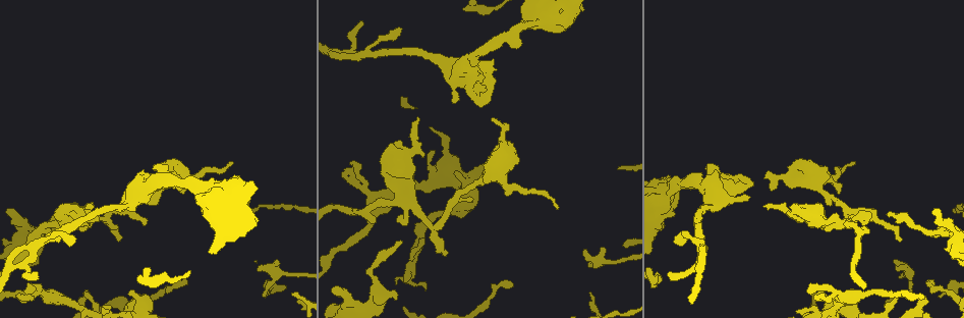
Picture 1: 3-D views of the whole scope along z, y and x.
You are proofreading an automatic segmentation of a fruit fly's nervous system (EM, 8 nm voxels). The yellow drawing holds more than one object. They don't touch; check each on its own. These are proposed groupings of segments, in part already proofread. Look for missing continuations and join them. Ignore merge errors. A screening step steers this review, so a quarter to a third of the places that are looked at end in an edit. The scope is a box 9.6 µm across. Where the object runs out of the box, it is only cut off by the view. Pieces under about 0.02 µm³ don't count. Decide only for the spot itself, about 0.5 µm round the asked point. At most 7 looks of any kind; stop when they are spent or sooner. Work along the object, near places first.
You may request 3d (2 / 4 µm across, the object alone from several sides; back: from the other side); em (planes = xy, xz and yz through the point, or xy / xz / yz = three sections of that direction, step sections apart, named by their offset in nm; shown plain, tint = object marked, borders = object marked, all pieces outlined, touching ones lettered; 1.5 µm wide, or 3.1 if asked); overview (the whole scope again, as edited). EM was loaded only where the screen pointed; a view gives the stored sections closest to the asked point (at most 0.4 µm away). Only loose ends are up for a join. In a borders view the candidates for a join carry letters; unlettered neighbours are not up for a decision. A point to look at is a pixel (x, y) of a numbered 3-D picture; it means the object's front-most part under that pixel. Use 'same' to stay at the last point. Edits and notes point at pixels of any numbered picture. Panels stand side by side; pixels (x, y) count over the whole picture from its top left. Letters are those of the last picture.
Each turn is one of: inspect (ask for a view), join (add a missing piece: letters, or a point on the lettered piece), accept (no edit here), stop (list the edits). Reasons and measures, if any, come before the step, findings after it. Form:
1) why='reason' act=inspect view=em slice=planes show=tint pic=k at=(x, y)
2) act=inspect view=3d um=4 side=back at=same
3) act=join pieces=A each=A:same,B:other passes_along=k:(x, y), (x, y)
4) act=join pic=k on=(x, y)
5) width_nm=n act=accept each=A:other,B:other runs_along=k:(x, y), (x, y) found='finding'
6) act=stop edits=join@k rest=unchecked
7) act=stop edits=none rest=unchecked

why='an open end' act=inspect view=3d um=4 pic=1 at=(277, 260)

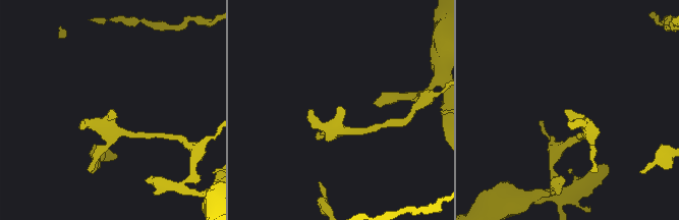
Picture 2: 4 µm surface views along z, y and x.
why='shape alone is not enough' act=inspect view=em slice=xz step=8 show=borders pic=2 at=(114, 110)

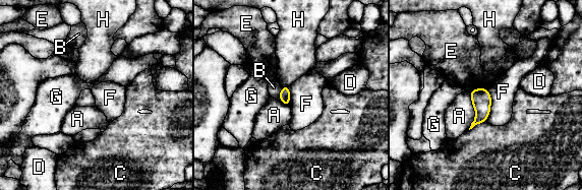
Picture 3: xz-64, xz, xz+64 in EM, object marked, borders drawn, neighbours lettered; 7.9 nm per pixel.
why='cut it another way' act=inspect view=em slice=planes show=borders at=same

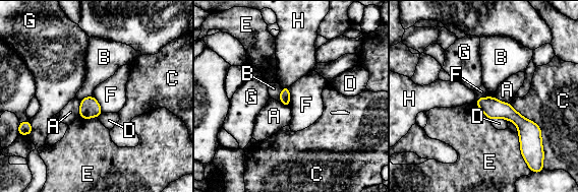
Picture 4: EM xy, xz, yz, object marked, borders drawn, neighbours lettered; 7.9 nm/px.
act=accept each=A:other,B:other,C:other,D:other,E:other,F:other,G:other,H:other found='no lettered piece goes on from it'

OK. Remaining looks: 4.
why='branch stops here' act=inspect view=3d um=4 pic=1 at=(90, 208)

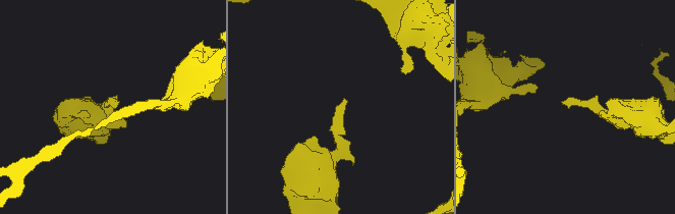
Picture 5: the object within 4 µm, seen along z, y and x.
act=inspect view=em slice=planes show=tint pic=5 at=(115, 105)

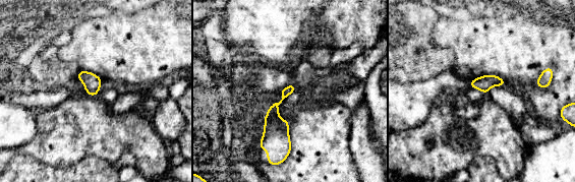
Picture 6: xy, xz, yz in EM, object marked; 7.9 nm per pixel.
act=inspect view=em slice=planes show=borders at=same

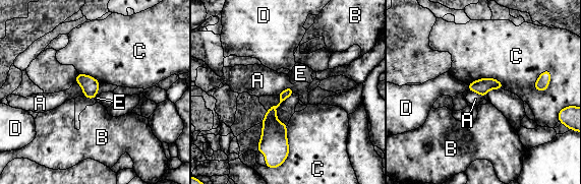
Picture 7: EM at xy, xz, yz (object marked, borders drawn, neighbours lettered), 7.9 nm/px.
act=accept each=A:other,B:other,C:other,D:other,E:other found='no lettered piece goes on from it'

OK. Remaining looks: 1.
why='thin end' act=inspect view=em slice=planes show=borders pic=1 at=(120, 239)

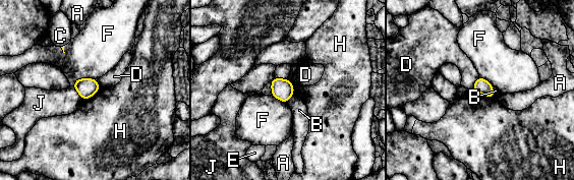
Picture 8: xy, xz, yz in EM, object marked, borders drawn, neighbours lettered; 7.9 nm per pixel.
width_nm=120 act=accept each=A:other,B:other,C:other,D:other,E:other,F:other,H:other,J:other border=8:(472, 91), (489, 97), (495, 97) found='none of them fits'

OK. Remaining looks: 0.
act=stop edits=none rest=unchecked

